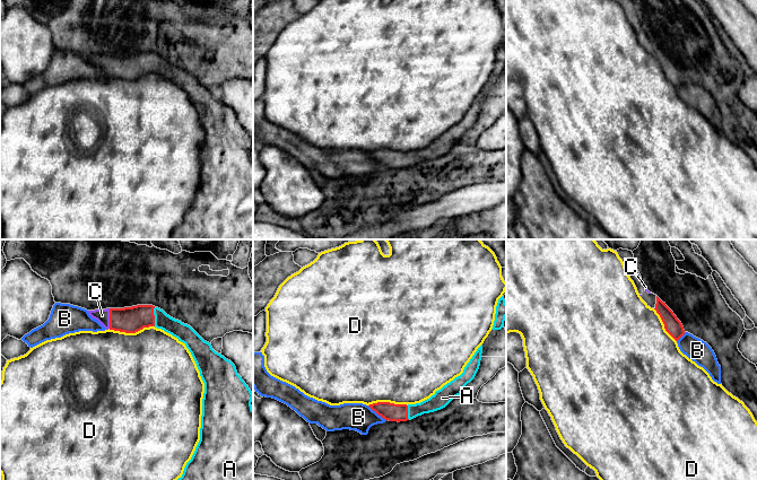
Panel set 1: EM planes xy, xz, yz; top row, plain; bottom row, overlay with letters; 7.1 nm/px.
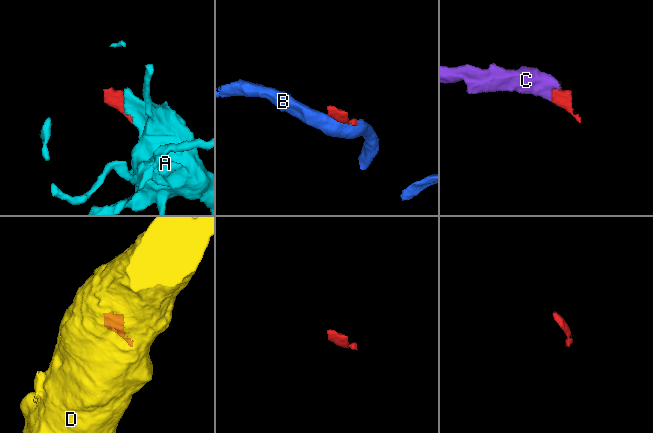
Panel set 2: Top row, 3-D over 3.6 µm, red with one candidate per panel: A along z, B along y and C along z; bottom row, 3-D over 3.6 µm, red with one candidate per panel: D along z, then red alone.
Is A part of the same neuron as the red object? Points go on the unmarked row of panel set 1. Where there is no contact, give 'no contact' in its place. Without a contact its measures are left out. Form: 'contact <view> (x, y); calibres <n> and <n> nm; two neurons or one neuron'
contact xy (154, 63); calibres 190 and 120 nm; one neuron

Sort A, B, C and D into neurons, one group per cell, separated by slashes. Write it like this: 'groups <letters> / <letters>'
groups A C / B / D

